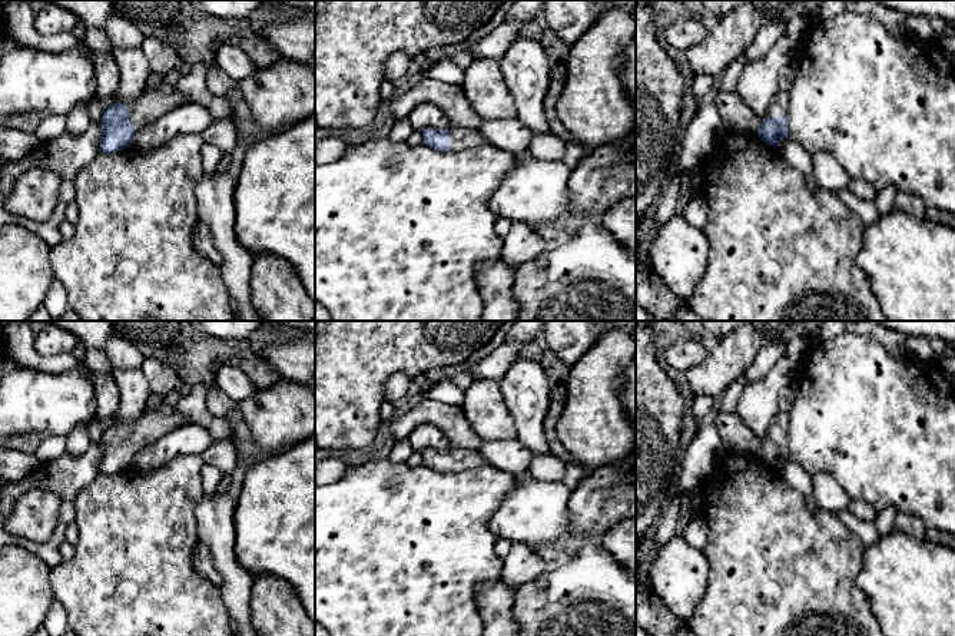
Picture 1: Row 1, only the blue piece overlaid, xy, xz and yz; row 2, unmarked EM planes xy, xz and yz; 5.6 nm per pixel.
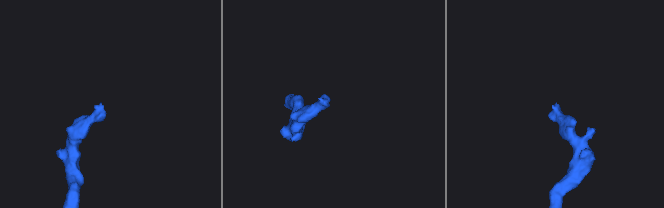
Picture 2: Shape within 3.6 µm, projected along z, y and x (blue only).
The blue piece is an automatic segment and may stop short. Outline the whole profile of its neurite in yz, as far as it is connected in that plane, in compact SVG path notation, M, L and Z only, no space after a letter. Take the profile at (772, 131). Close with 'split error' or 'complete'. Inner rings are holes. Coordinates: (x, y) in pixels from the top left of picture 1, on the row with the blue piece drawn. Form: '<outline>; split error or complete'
M777 90L766 113L763 115L762 126L757 132L760 140L767 143L769 146L773 146L775 149L782 139L790 139L786 117L787 106L787 93Z; split error

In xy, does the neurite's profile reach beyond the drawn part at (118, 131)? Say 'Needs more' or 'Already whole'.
Needs more

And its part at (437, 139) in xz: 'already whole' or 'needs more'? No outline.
needs more

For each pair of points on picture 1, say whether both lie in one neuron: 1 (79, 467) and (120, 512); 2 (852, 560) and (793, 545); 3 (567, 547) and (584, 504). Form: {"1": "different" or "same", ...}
{"1": "different", "2": "same", "3": "same"}

